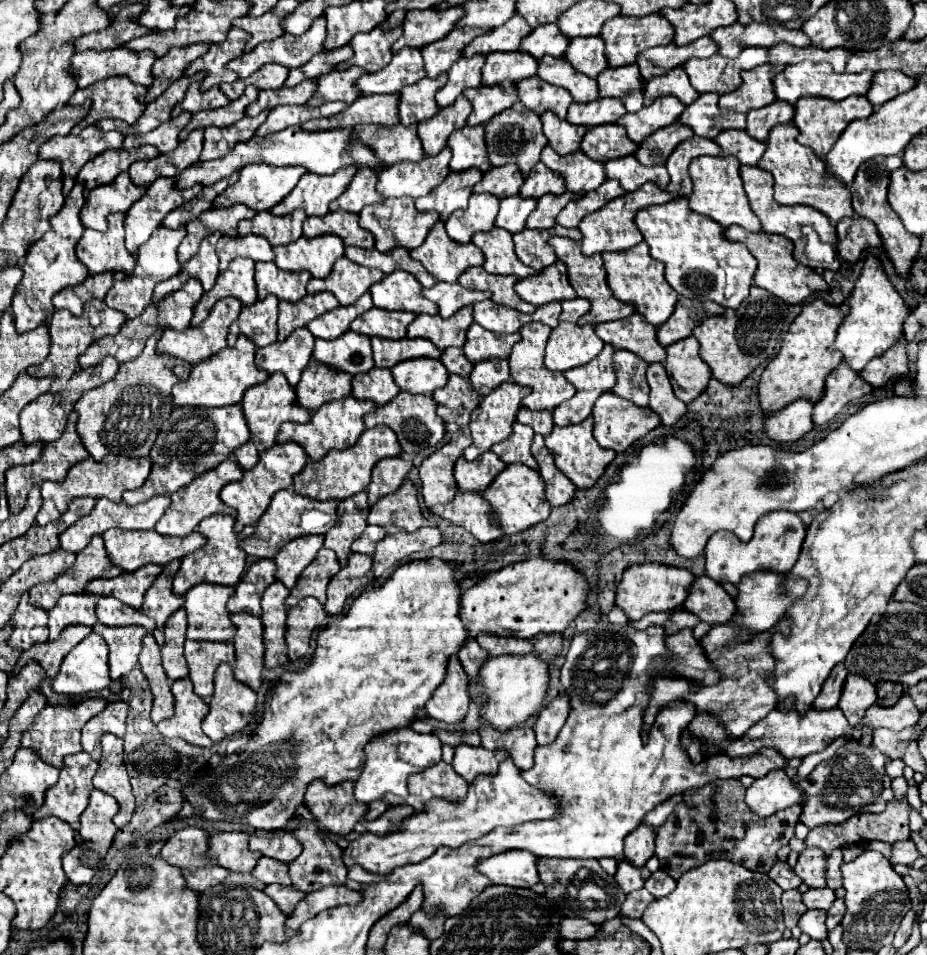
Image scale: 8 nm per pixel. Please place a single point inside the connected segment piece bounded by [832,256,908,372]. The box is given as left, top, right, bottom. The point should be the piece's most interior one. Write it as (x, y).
(873, 323)

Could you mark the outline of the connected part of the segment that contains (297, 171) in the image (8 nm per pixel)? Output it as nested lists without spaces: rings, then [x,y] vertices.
[[[250,164],[240,172],[234,186],[219,195],[213,202],[214,207],[228,207],[244,204],[256,212],[270,210],[276,206],[292,188],[298,184],[306,168],[272,168],[270,164]]]

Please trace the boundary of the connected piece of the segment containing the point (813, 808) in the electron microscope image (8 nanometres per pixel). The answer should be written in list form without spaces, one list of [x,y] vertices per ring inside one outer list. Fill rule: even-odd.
[[[848,740],[828,762],[818,764],[808,778],[798,782],[806,792],[800,822],[814,828],[820,824],[840,824],[860,812],[882,812],[886,802],[894,796],[890,778],[884,770],[890,762],[892,758],[882,754],[876,746],[864,746],[860,740]]]

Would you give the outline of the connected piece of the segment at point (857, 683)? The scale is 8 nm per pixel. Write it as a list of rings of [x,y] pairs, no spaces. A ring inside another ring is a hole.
[[[850,674],[844,682],[840,702],[838,702],[838,708],[846,716],[848,724],[858,726],[860,720],[864,718],[864,712],[874,702],[876,702],[876,688],[868,680],[864,680],[862,676]]]

